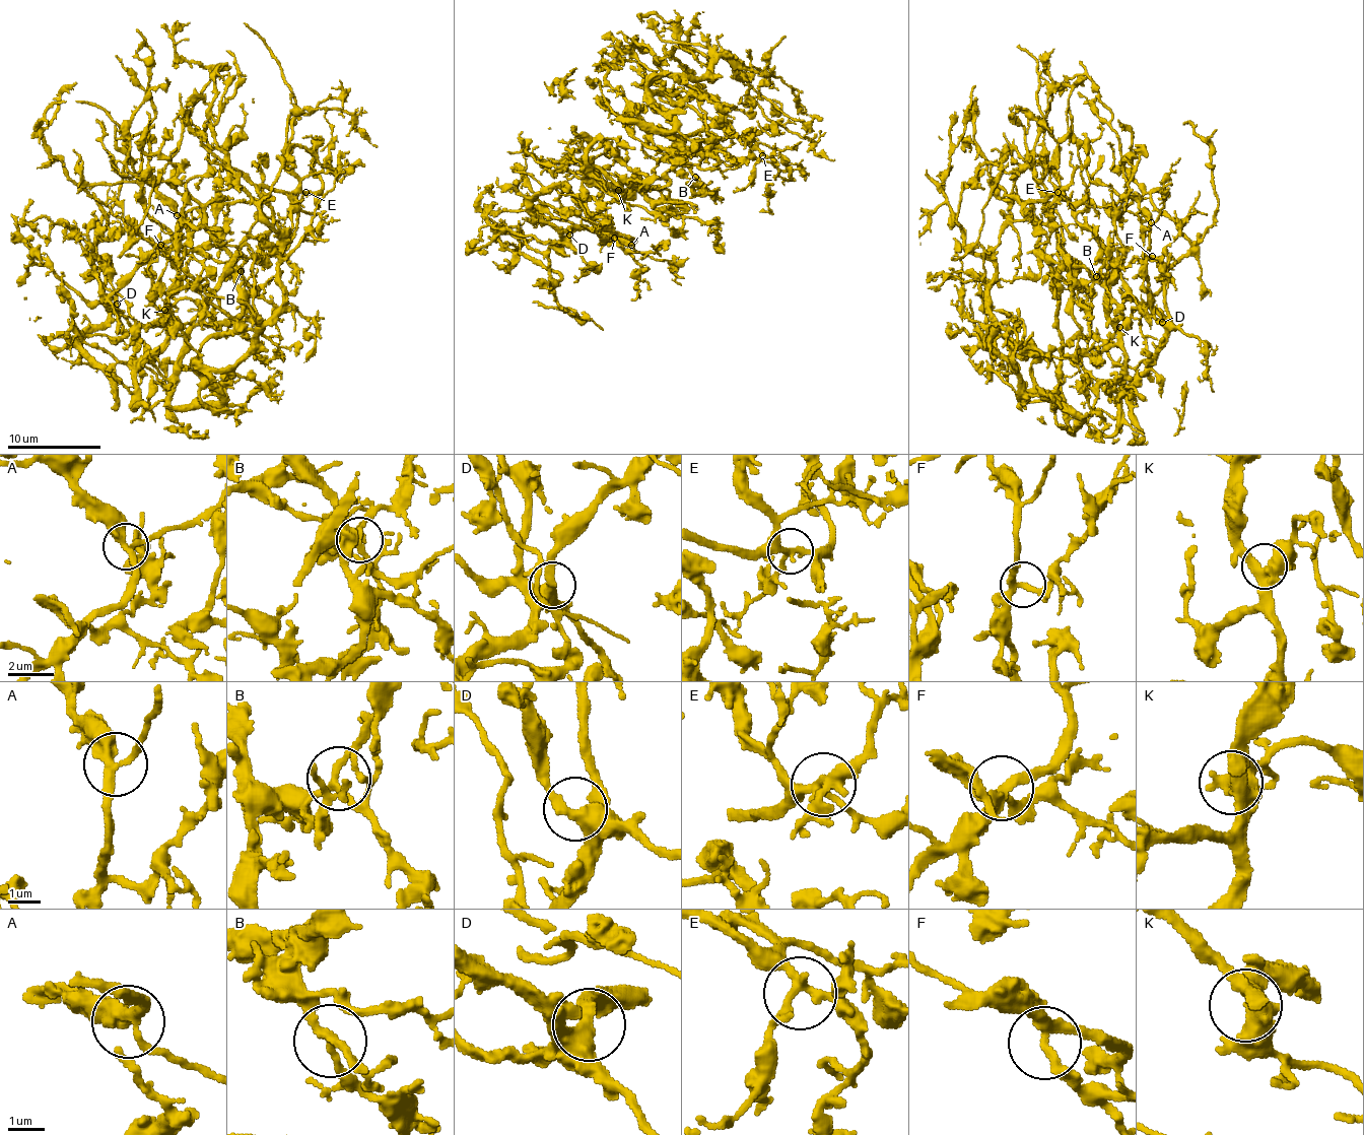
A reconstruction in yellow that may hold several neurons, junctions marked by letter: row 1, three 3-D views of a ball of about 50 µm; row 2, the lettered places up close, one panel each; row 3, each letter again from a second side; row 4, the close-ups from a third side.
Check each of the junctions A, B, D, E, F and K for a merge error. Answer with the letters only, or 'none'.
none

